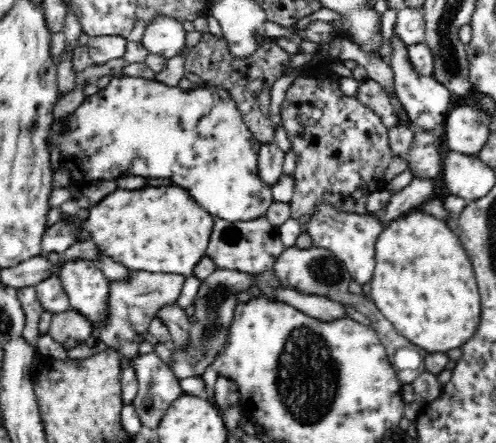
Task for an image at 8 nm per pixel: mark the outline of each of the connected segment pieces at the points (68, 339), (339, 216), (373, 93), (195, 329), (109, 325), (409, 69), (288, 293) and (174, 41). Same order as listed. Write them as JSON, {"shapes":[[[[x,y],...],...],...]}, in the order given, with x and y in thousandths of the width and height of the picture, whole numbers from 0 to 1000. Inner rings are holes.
{"shapes":[[[[145,695],[107,709],[97,752],[135,792],[157,779],[183,774],[188,765],[188,740],[177,720]]],[[[651,458],[613,506],[613,519],[629,537],[633,558],[653,560],[677,573],[685,587],[696,591],[708,630],[714,630],[726,643],[736,643],[748,637],[756,609],[758,546],[778,510],[782,508],[766,503],[752,483],[694,481]]],[[[718,147],[710,158],[710,176],[722,185],[722,203],[716,219],[742,244],[748,244],[766,266],[778,287],[806,282],[808,273],[794,253],[794,239],[786,230],[782,210],[772,203],[762,185],[744,174],[740,156]]],[[[438,607],[425,623],[405,637],[403,652],[391,673],[393,707],[387,716],[397,725],[383,727],[381,777],[375,788],[359,792],[355,783],[343,783],[349,795],[349,815],[345,817],[343,837],[351,849],[365,858],[379,849],[407,849],[411,833],[427,824],[433,808],[444,801],[444,790],[452,790],[452,777],[460,767],[460,747],[472,718],[472,702],[482,684],[476,666],[492,655],[500,655],[516,643],[512,623],[498,616],[480,614],[480,609],[446,609]]],[[[262,609],[262,632],[222,634],[218,661],[218,722],[196,745],[194,767],[208,772],[216,788],[236,792],[244,806],[270,808],[280,801],[280,781],[292,770],[302,727],[315,718],[315,704],[327,691],[351,686],[363,673],[363,659],[377,625],[331,614]]],[[[798,74],[788,86],[788,104],[788,124],[770,133],[792,158],[796,212],[804,221],[829,275],[835,275],[835,282],[839,282],[839,289],[867,298],[875,289],[881,289],[883,280],[893,280],[903,251],[911,244],[907,205],[895,190],[879,183],[873,172],[851,172],[835,160],[835,147],[827,138],[823,111],[819,111],[823,102],[817,102]]],[[[565,646],[552,659],[552,670],[593,695],[609,702],[629,718],[645,718],[653,727],[694,718],[696,700],[690,682],[665,677],[655,668],[637,668],[635,664],[613,664],[595,655]]],[[[323,34],[292,63],[284,97],[302,120],[343,133],[371,113],[375,74],[367,50]]]]}

